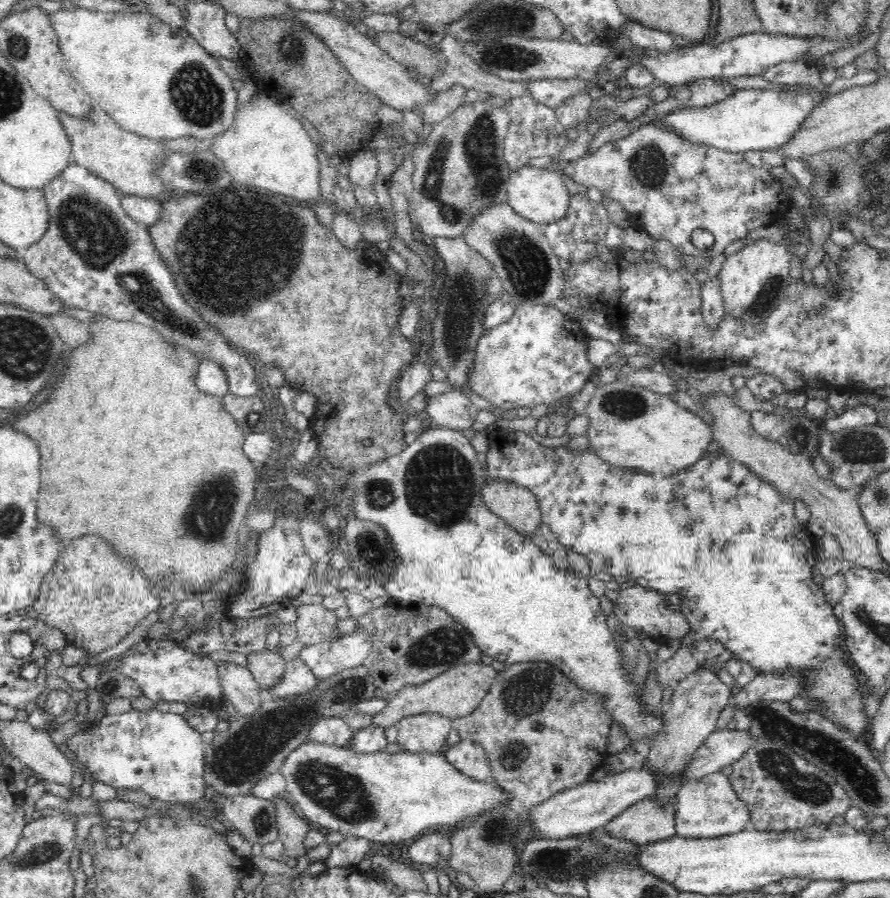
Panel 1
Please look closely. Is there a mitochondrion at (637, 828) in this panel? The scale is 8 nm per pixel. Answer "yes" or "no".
no

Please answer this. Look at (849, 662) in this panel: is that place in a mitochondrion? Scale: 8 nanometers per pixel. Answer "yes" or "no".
no

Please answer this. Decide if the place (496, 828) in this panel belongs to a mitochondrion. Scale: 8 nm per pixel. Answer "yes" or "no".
yes

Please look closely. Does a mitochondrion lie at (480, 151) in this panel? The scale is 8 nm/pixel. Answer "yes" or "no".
yes

